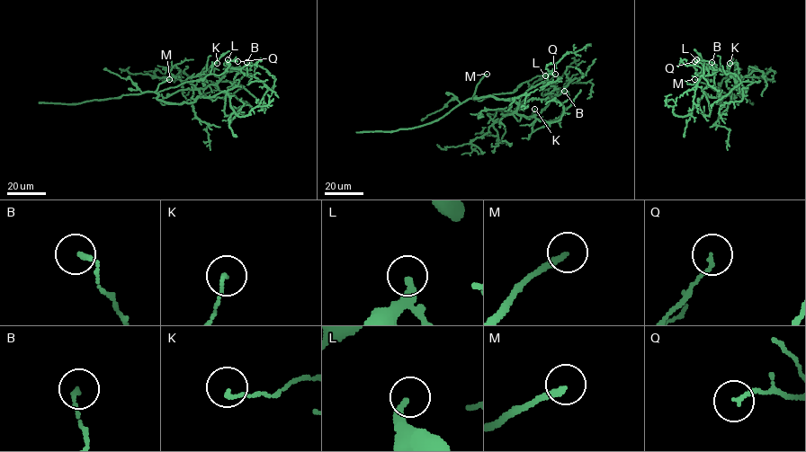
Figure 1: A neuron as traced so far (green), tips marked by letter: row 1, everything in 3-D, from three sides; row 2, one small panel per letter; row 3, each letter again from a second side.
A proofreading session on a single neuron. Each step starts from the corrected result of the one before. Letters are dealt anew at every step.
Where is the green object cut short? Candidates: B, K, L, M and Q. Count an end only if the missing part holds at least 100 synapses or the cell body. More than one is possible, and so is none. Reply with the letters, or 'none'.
M

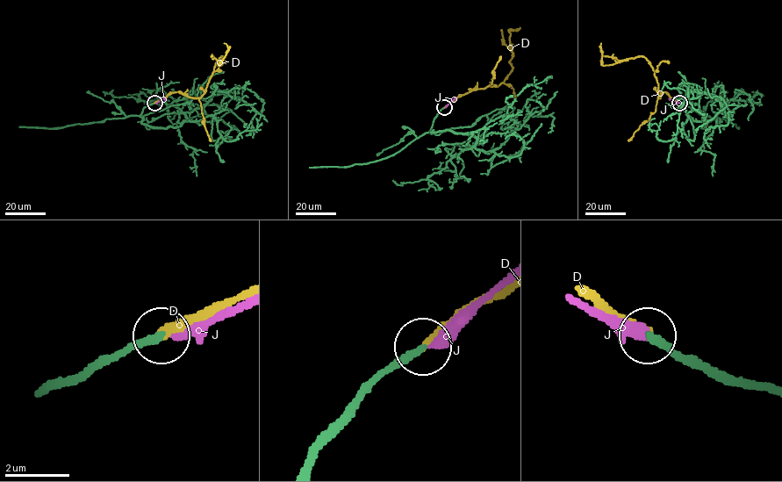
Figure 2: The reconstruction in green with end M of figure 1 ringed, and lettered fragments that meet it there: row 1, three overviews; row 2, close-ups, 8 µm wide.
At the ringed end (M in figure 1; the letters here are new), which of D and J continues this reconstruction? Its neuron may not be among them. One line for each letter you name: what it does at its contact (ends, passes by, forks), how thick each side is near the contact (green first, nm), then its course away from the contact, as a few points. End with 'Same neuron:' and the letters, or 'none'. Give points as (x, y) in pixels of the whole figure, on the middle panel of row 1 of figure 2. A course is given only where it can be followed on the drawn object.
D: it ends there; 240 nm thick on the green side, 220 nm on the other; it runs (444, 107), (462, 95), (489, 86), (497, 86), (504, 82), (512, 69), (509, 32), (518, 29), (514, 29)
Same neuron: D

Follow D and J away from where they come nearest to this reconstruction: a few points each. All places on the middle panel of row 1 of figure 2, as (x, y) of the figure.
D: (444, 107), (462, 95), (489, 86), (497, 86), (504, 82), (512, 69), (509, 32), (518, 29), (514, 29)
J: (444, 107), (455, 97)

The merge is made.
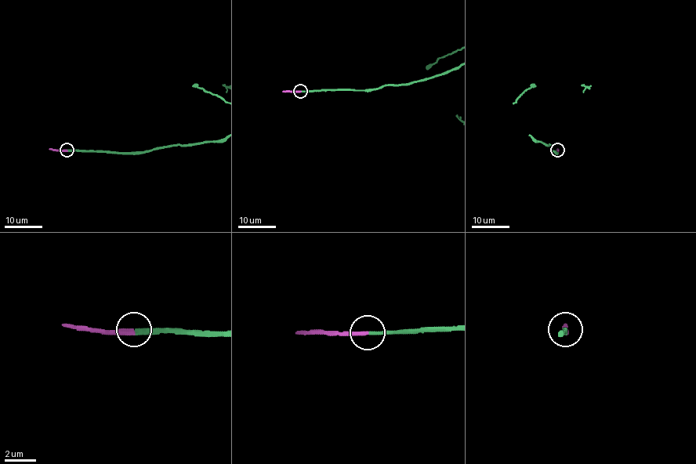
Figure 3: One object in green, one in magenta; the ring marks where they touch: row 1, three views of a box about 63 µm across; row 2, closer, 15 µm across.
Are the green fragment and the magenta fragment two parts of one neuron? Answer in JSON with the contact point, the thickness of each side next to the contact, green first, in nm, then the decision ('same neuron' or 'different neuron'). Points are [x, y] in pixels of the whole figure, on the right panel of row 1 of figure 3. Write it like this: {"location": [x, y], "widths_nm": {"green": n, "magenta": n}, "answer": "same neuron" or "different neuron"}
{"location": [557, 150], "widths_nm": {"green": 240, "magenta": 260}, "answer": "same neuron"}

